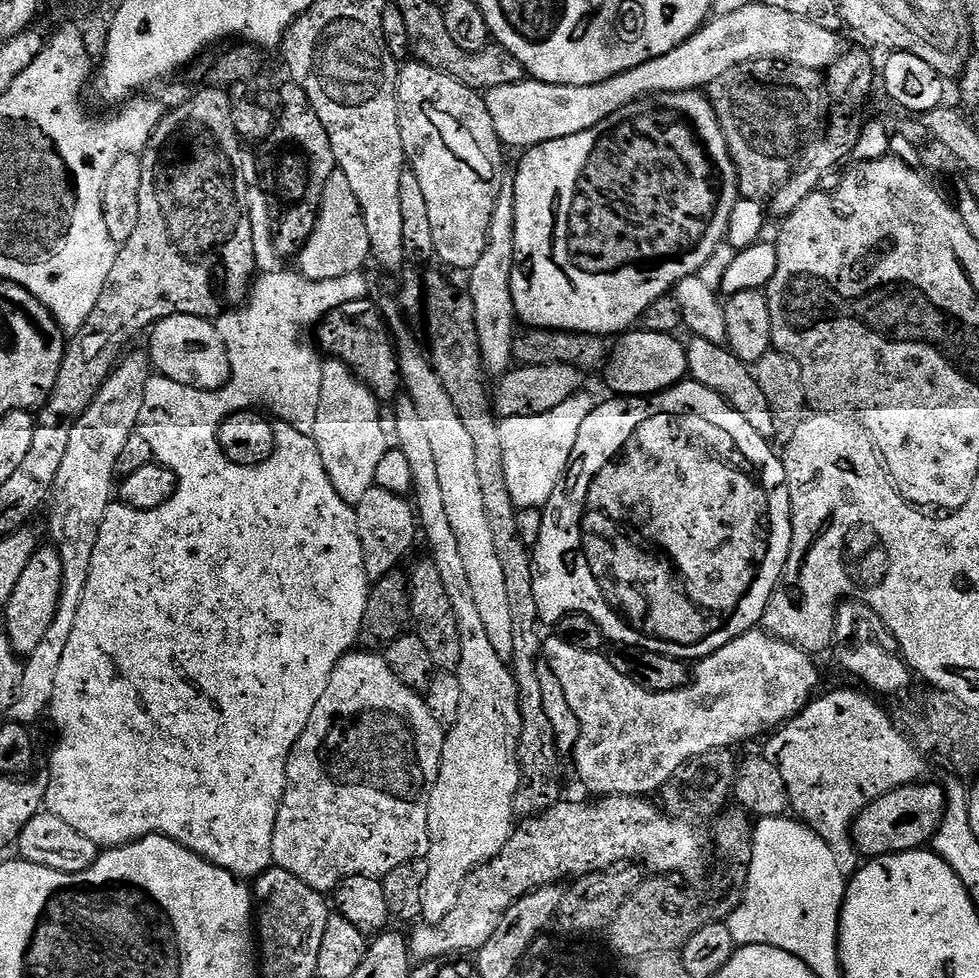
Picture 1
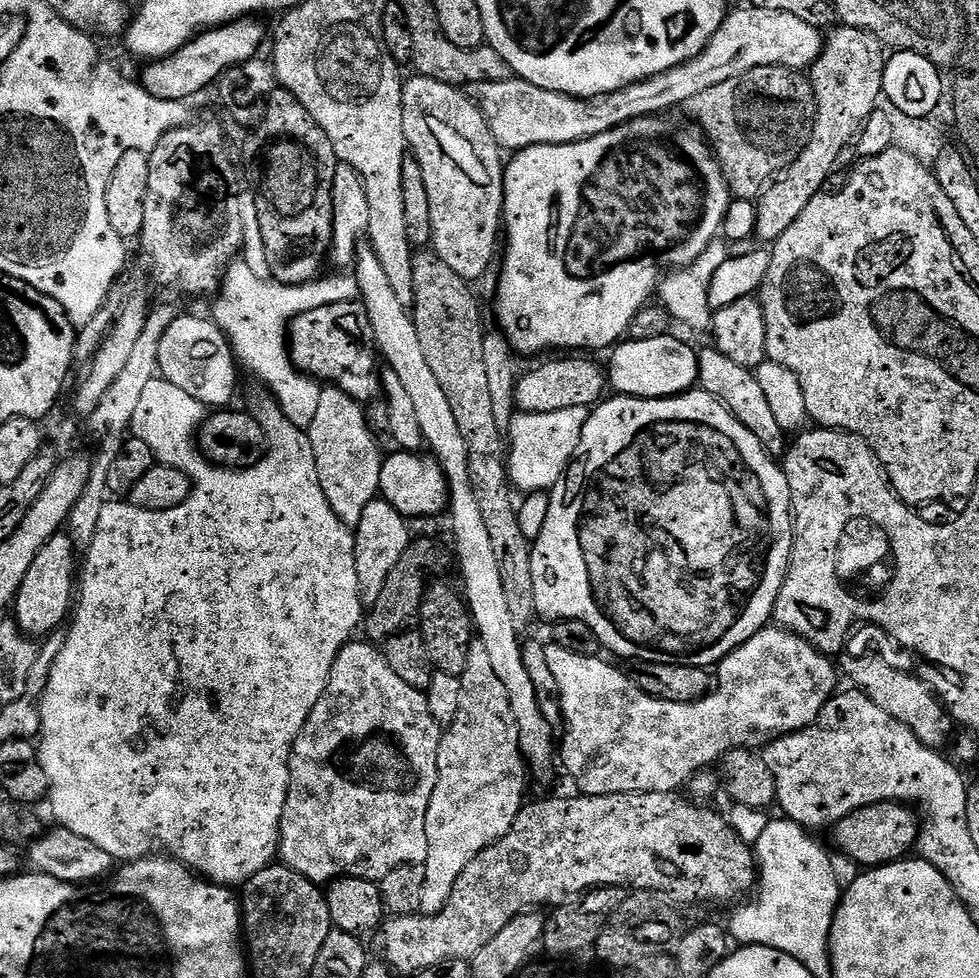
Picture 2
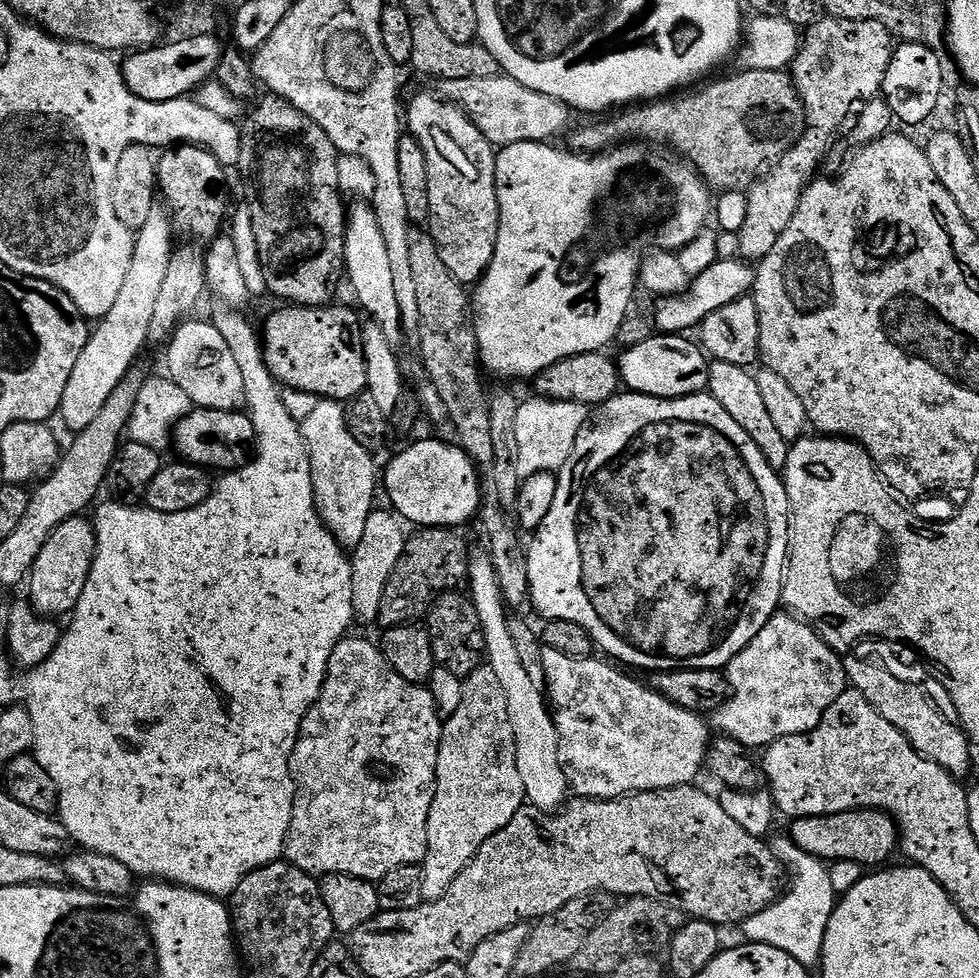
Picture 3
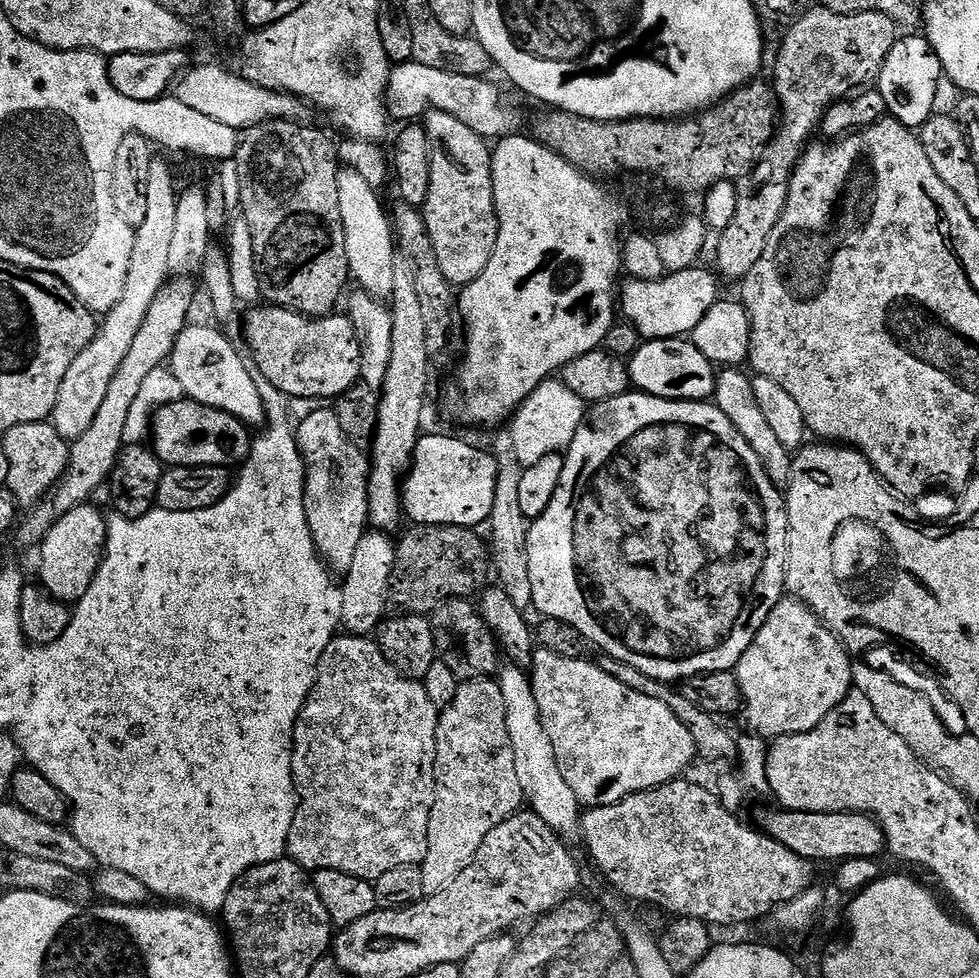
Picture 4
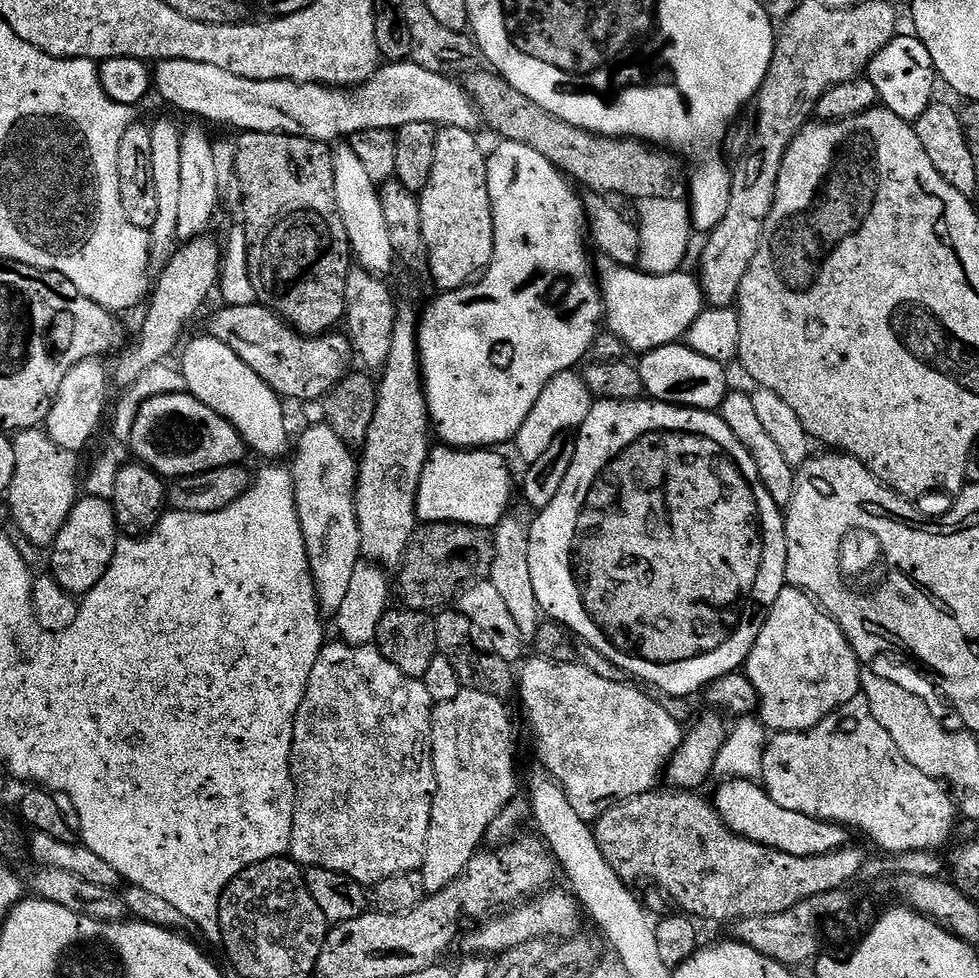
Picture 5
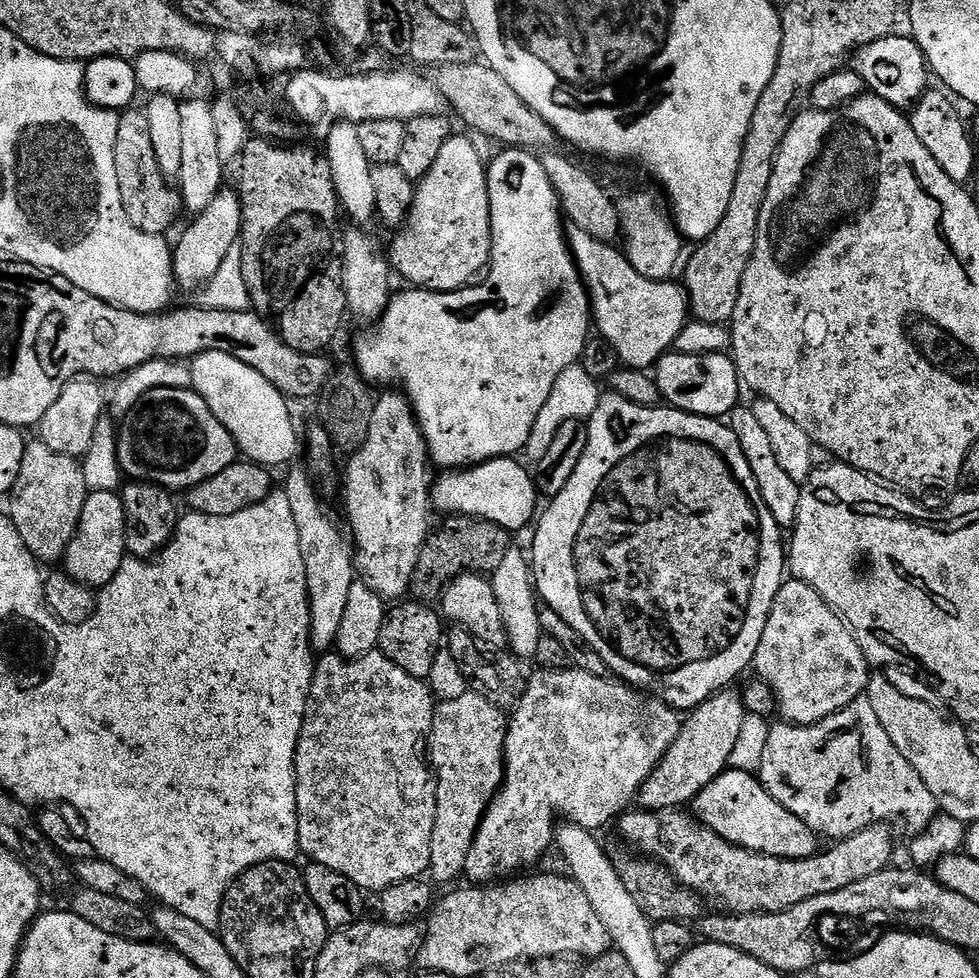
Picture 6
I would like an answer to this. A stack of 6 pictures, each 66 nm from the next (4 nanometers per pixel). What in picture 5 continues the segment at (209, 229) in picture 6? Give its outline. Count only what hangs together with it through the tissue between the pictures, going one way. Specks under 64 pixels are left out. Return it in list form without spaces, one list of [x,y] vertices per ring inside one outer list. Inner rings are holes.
[[[205,234],[187,241],[181,247],[184,248],[181,252],[173,254],[172,261],[161,270],[160,277],[157,280],[155,277],[154,287],[146,304],[148,313],[144,316],[140,337],[137,338],[136,344],[130,345],[128,349],[125,347],[119,353],[121,356],[116,364],[116,372],[114,368],[114,384],[115,387],[117,384],[118,389],[128,389],[138,382],[138,378],[150,367],[165,363],[169,359],[167,356],[175,350],[188,320],[199,314],[200,307],[211,298],[212,292],[214,296],[220,283],[222,248],[221,245],[219,248],[210,237],[211,235]]]

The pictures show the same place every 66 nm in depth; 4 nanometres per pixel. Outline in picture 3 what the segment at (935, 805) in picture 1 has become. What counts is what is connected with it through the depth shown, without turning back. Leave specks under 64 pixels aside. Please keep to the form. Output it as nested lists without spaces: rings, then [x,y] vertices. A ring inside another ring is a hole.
[[[855,808],[825,816],[802,816],[791,821],[790,839],[806,854],[825,862],[856,862],[864,870],[887,865],[898,848],[896,821],[876,808]]]

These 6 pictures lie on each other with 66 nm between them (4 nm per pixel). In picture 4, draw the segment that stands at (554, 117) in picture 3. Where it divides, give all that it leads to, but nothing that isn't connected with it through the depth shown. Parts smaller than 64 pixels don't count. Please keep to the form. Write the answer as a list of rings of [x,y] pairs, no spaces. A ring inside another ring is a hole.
[[[415,62],[398,64],[393,67],[392,77],[388,80],[388,115],[393,121],[416,122],[429,110],[445,112],[458,122],[466,122],[474,134],[484,137],[485,141],[496,142],[509,135],[516,124],[512,108],[504,101],[504,96],[491,84],[491,79],[483,76],[450,74],[446,70],[434,70],[434,66],[422,66]]]

